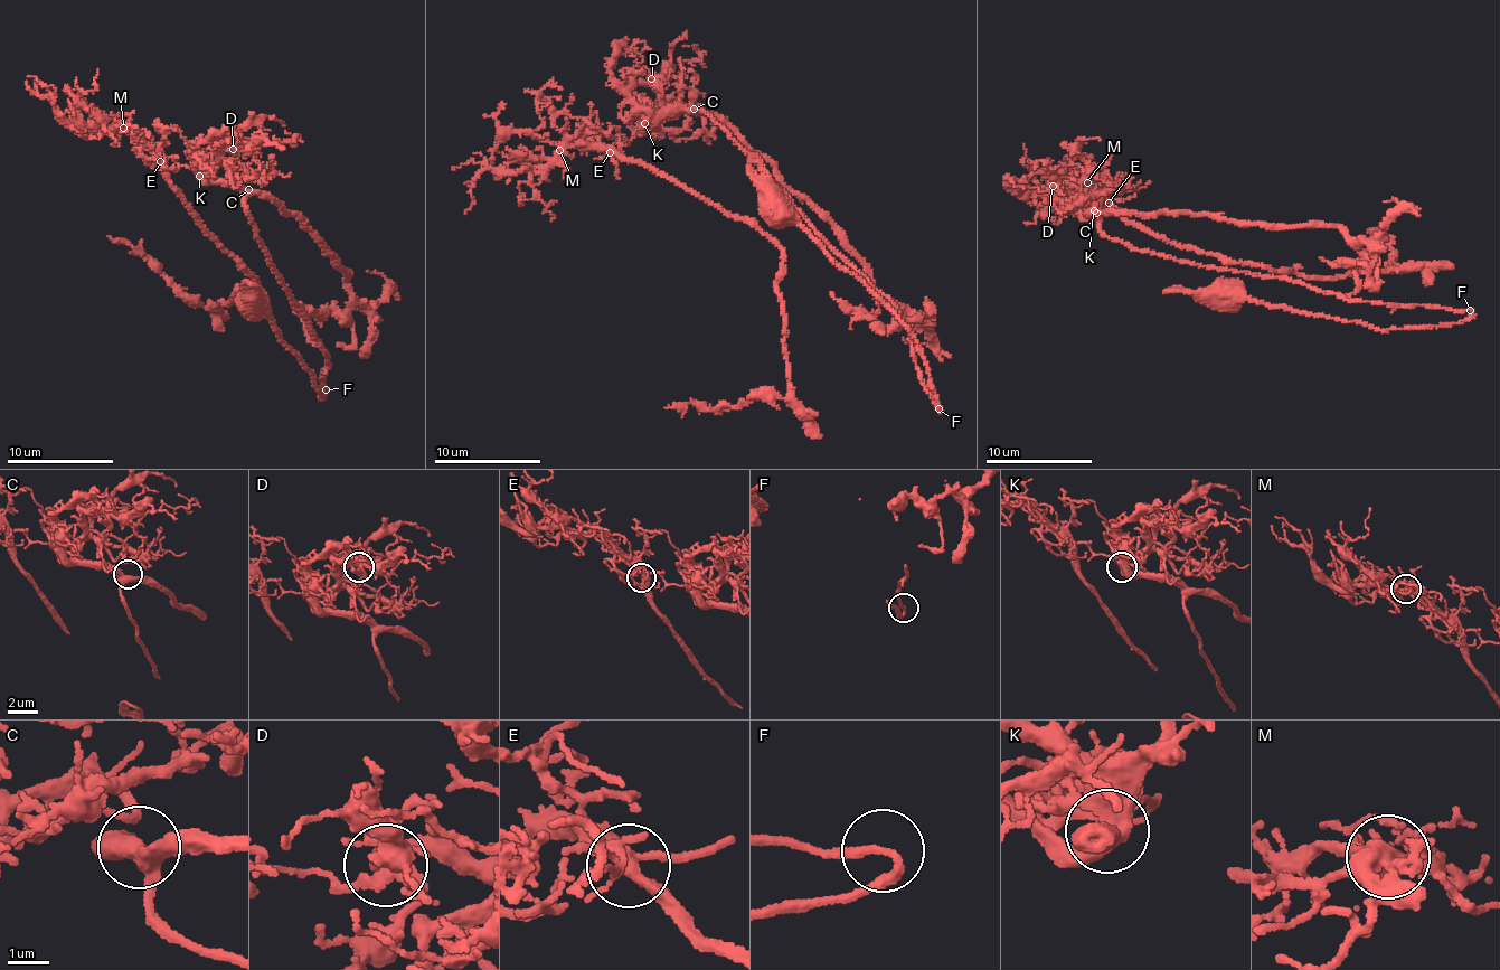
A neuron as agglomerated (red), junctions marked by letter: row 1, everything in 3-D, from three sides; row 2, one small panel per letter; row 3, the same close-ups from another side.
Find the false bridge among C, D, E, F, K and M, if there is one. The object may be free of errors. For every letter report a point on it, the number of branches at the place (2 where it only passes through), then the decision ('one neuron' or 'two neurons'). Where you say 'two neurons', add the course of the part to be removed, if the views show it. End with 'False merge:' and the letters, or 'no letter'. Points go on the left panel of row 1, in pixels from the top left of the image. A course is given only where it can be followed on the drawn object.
C: (248, 189) | 3 | one neuron
D: (233, 149) | 6 | one neuron
E: (160, 161) | 4 | one neuron
F: (326, 389) | 2 | one neuron
K: (199, 176) | 5 | two neurons | (198, 176), (171, 157), (164, 167), (173, 190), (256, 285), (223, 305), (188, 302), (147, 259), (107, 236)
M: (123, 128) | 4 | one neuron
False merge: K

